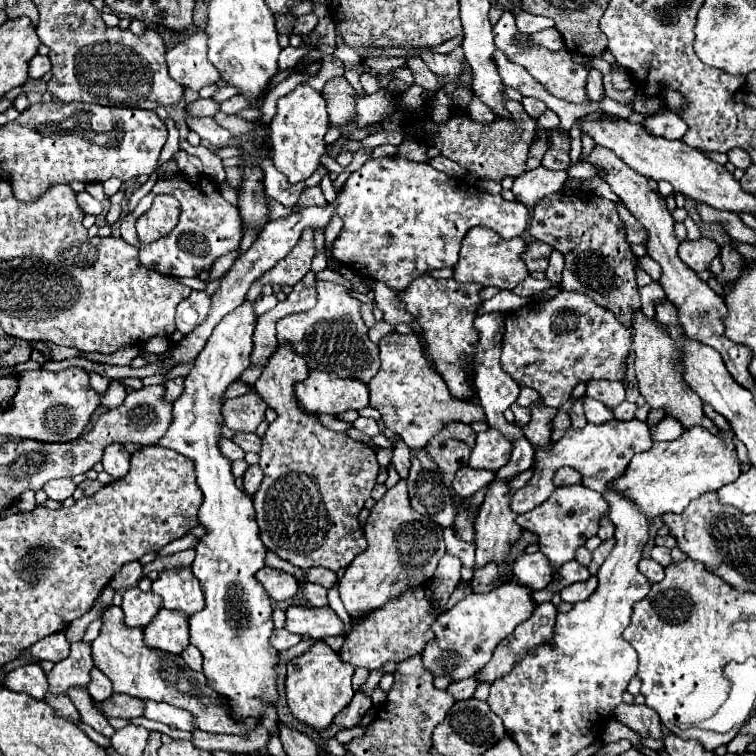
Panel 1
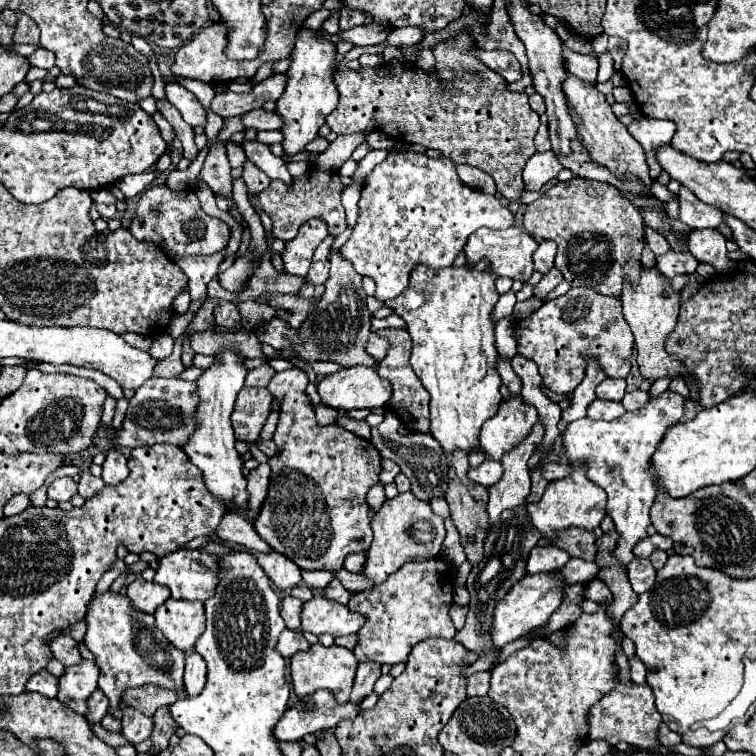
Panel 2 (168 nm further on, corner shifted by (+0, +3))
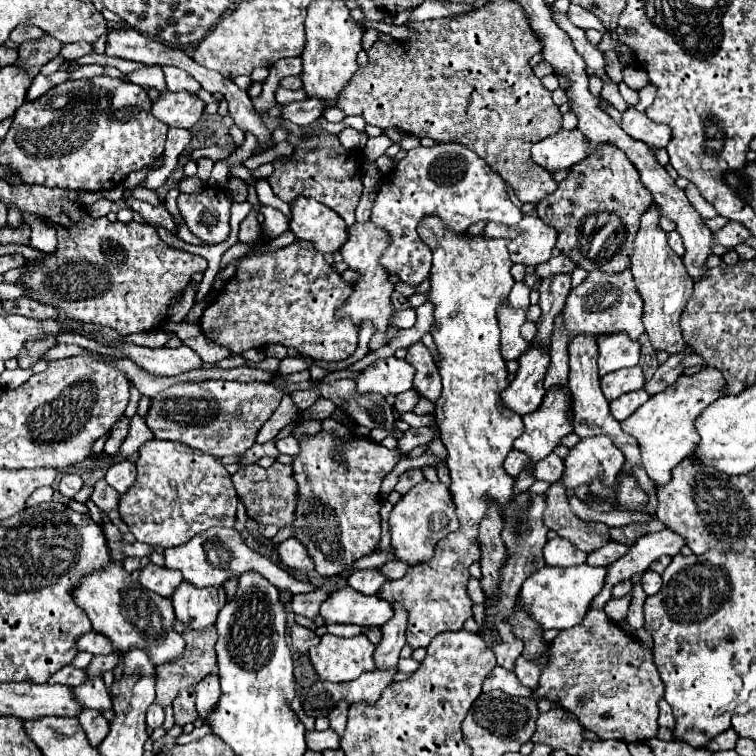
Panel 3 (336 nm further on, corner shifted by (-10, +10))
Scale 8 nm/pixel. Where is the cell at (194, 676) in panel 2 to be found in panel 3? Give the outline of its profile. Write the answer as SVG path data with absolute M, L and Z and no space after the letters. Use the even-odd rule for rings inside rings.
M208 674L202 678L202 682L196 684L196 708L202 720L206 720L206 714L214 708L214 704L220 698L220 684L216 674Z

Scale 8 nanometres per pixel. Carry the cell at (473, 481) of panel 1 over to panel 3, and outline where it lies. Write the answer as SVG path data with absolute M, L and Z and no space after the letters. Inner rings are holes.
M512 450L506 456L506 460L504 460L504 472L510 474L512 478L516 478L520 474L520 470L526 466L526 462L528 462L528 456L526 454L522 454L518 450Z

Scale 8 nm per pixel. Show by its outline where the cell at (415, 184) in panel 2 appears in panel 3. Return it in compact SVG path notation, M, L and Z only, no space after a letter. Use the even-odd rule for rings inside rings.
M434 144L432 148L412 148L396 164L396 168L382 176L380 192L376 196L370 220L388 232L390 244L382 252L382 268L398 276L408 286L418 286L426 278L426 246L416 228L426 216L438 216L446 228L458 236L474 222L500 222L516 226L522 218L518 206L512 204L504 180L492 168L462 144Z

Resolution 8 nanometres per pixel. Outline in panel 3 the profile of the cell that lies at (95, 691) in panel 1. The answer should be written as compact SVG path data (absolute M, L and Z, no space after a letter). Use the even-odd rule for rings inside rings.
M86 708L86 710L82 710L78 714L78 720L80 720L82 728L86 730L86 736L88 736L92 746L98 746L106 738L106 734L110 730L110 722L102 716L100 710Z

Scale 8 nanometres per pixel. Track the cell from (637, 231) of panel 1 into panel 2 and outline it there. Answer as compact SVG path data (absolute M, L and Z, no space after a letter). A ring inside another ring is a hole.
M646 227L646 243L654 251L654 255L662 255L662 253L670 251L668 241L660 233L656 233L654 229L648 229L648 227Z

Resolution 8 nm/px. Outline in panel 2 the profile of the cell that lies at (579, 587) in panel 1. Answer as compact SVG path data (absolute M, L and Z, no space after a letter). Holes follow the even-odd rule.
M594 579L594 581L590 581L588 583L588 599L590 601L608 601L608 599L612 599L612 593L610 593L610 589L604 585L604 581L600 581L600 579Z

